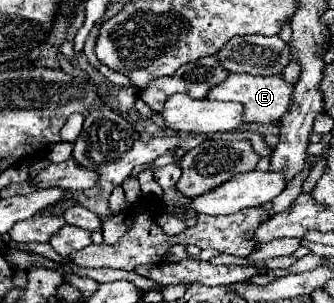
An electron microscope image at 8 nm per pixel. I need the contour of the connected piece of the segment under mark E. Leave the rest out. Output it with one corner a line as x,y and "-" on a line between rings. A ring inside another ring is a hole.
230,74
224,82
210,90
208,100
220,102
240,102
244,106
244,122
272,124
280,120
286,110
290,110
294,86
284,82
282,76
248,76
248,74

